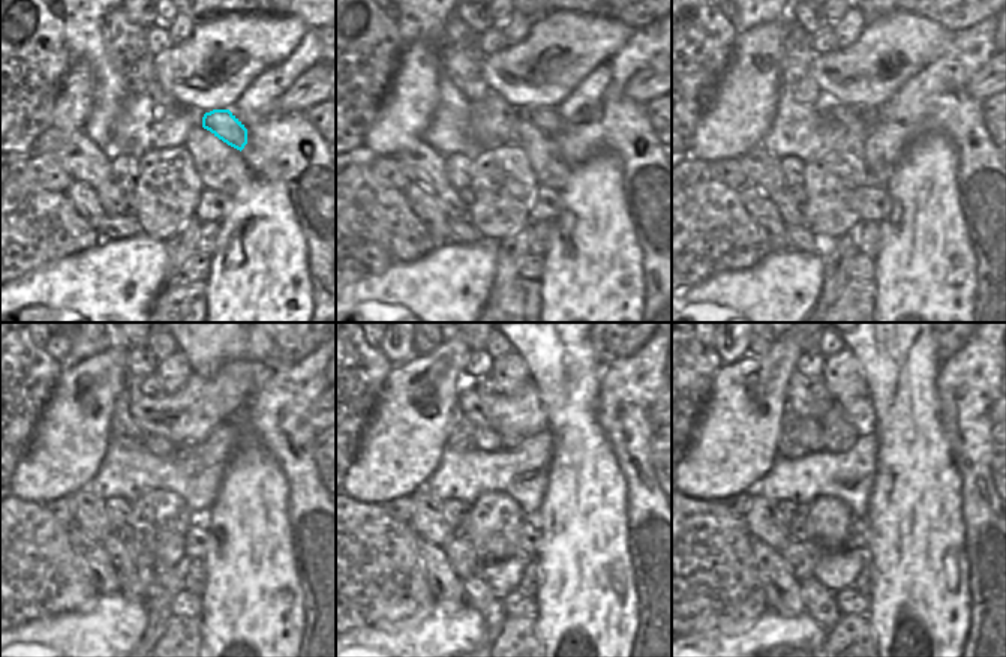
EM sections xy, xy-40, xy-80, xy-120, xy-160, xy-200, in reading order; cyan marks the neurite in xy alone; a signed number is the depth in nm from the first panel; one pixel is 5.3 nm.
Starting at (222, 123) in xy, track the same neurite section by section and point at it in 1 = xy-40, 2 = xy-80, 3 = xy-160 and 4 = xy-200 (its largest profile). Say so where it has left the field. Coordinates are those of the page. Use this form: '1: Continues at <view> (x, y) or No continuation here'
1: Continues at xy-40 (544, 117)
2: Continues at xy-80 (855, 120)
3: Continues at xy-160 (486, 440)
4: Continues at xy-200 (810, 431).

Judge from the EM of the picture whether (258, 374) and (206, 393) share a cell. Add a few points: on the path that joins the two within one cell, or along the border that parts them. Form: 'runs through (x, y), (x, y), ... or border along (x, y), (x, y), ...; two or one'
runs through (245, 375), (225, 393), (219, 393); one

